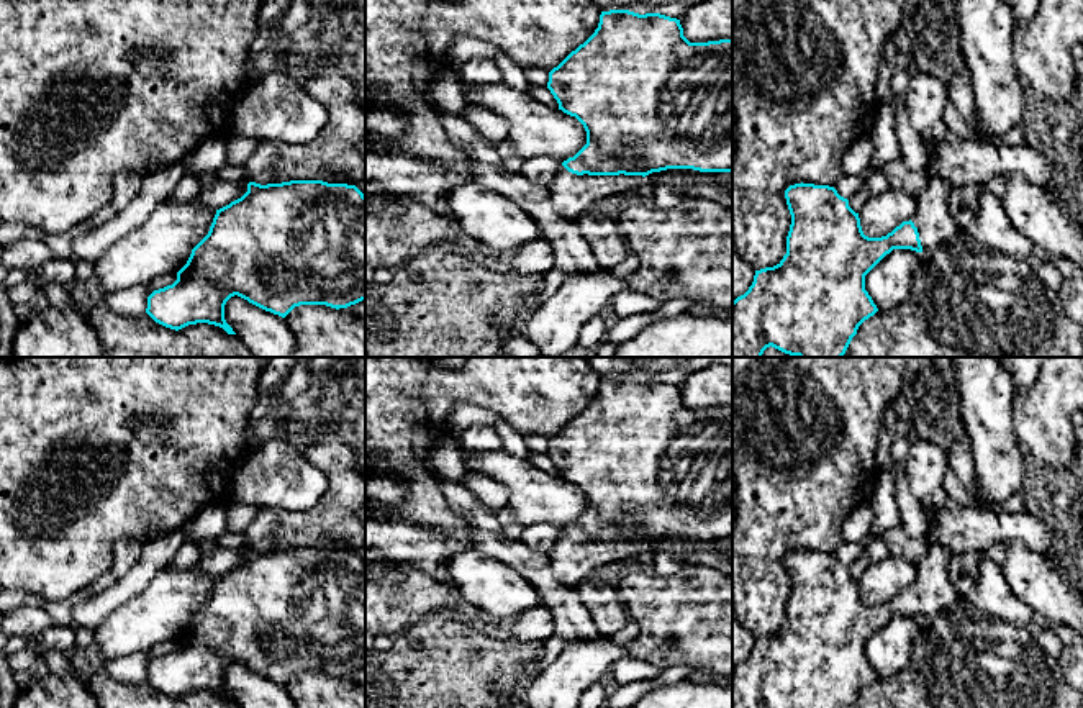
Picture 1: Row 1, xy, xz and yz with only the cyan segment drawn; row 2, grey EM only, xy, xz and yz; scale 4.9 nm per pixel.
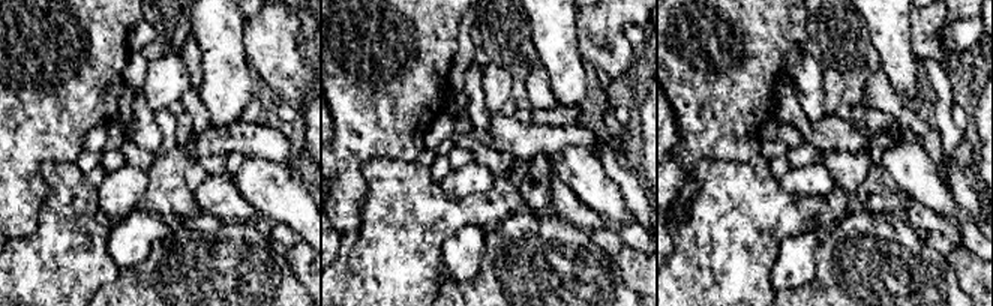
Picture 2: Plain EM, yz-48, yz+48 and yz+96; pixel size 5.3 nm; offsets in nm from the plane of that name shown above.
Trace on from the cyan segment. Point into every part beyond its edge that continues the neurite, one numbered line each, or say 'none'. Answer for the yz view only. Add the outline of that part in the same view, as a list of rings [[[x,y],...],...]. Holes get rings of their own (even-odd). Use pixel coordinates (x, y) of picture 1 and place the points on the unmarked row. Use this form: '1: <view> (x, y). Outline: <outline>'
1: yz (936, 594). Outline: [[[931,542],[927,554],[916,562],[916,579],[911,588],[918,595],[924,621],[965,606],[950,580],[952,556],[940,542]]]

